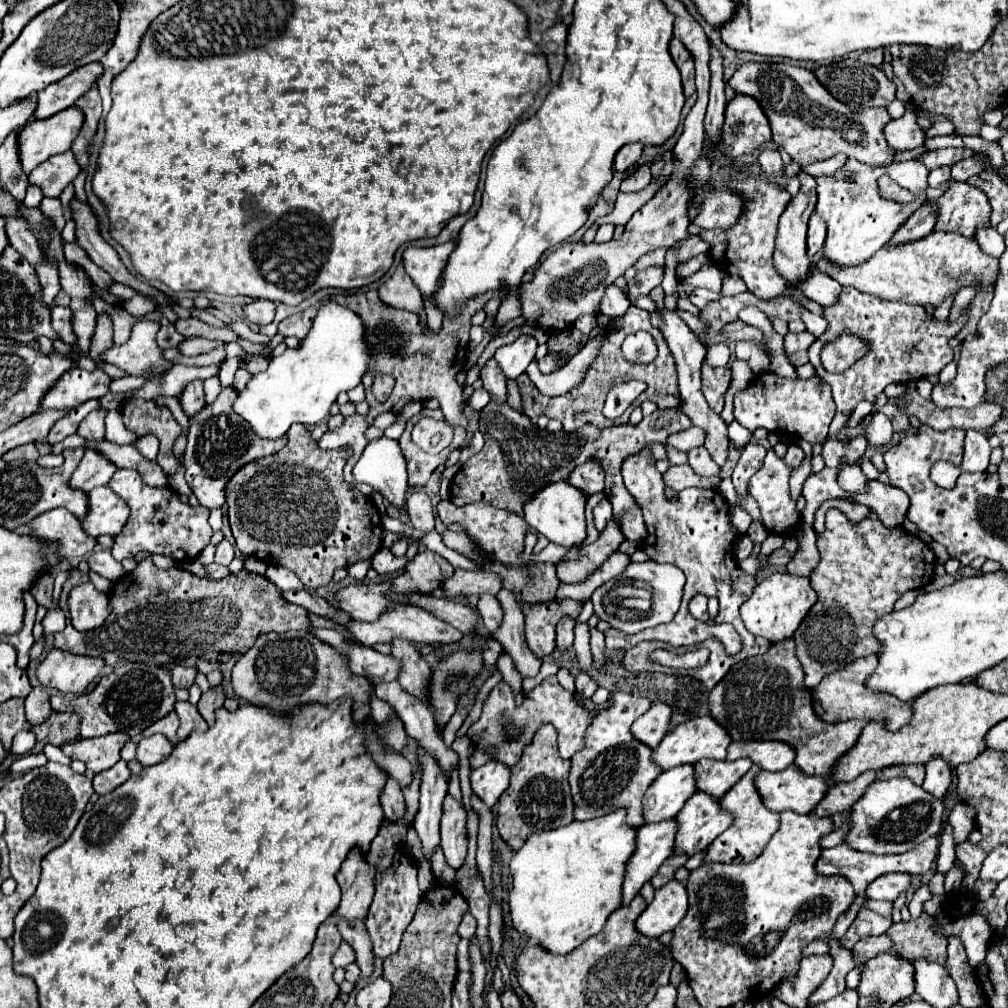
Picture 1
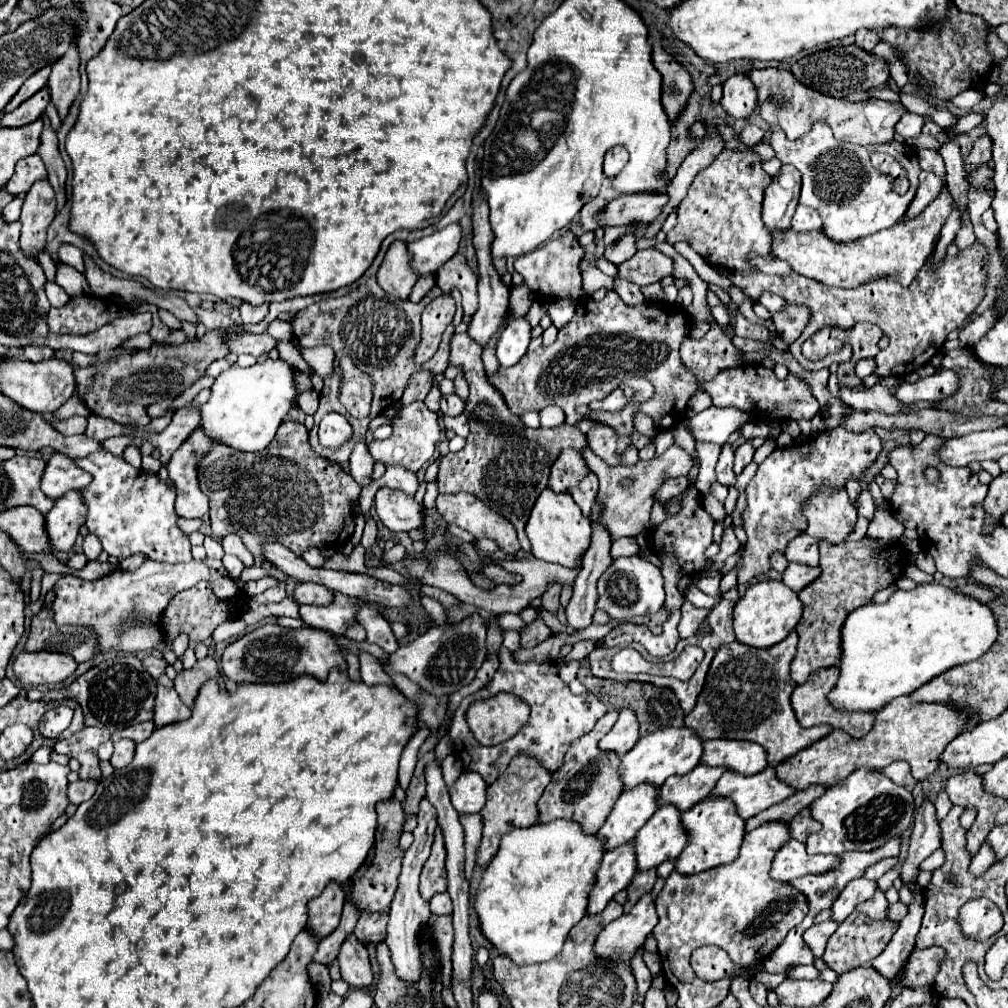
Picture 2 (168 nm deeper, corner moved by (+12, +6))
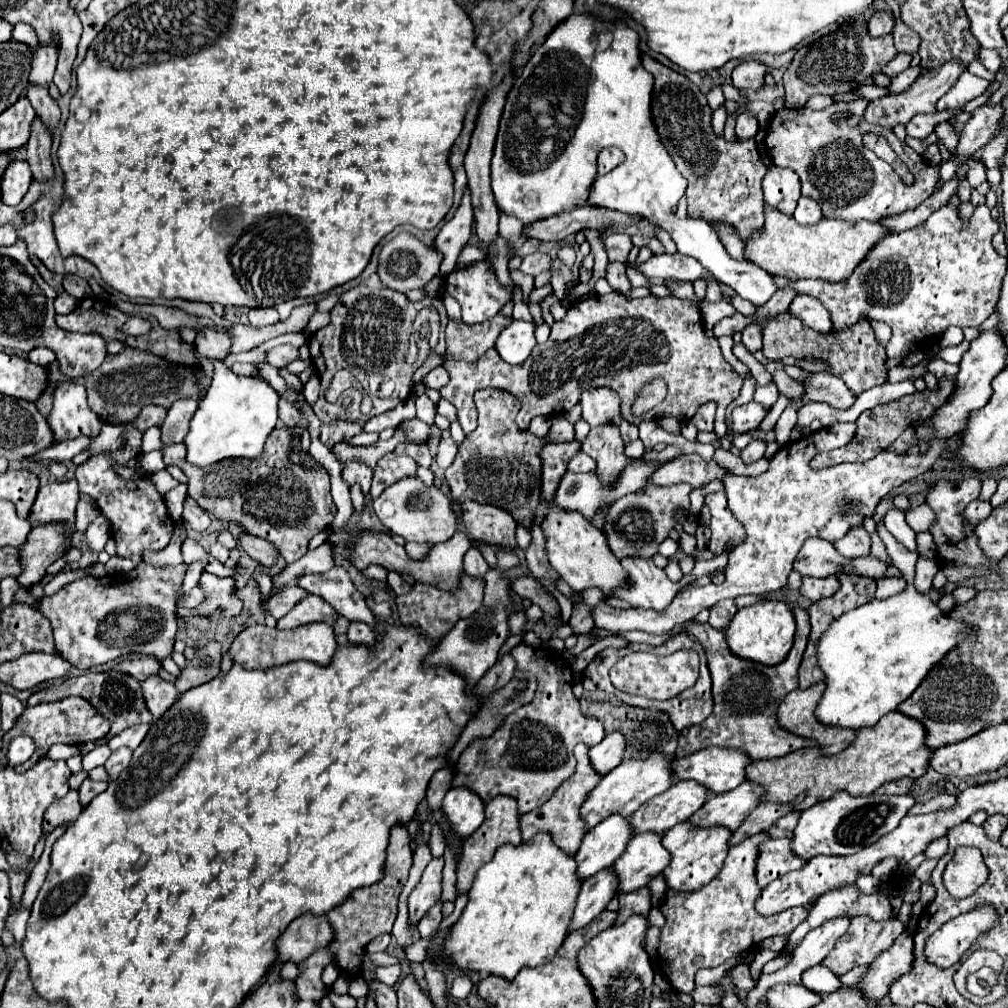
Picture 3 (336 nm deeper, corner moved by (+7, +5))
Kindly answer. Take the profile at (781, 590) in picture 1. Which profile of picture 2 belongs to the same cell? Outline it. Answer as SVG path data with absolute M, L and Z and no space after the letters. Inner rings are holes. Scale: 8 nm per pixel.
M763 580L751 584L745 596L735 604L733 632L737 636L737 642L741 644L747 644L751 648L771 648L773 644L785 640L785 636L797 626L797 622L801 620L801 612L803 604L799 602L797 594L793 594L791 588L787 588L779 580Z

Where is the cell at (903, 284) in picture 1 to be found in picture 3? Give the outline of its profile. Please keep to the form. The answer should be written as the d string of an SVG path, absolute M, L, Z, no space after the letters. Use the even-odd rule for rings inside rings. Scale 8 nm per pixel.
M766 205L766 225L762 233L746 241L746 257L772 275L790 279L822 279L830 283L846 281L852 271L866 259L866 255L892 231L884 225L860 221L858 225L846 225L846 221L822 219L818 225L802 227L792 217L778 213Z

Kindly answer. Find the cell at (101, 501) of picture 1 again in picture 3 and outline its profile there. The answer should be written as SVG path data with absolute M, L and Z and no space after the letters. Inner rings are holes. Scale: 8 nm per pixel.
M46 523L32 527L26 545L22 545L22 575L20 585L36 585L42 581L44 571L66 551L68 527L62 523Z

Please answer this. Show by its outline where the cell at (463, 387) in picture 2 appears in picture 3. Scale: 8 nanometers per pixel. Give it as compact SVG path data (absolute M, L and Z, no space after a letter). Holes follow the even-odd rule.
M614 291L610 295L588 295L574 301L566 317L554 323L548 341L536 345L522 365L508 365L496 349L488 349L474 365L466 361L448 361L444 367L450 373L450 381L440 389L440 395L458 407L458 423L466 435L470 435L478 425L472 395L486 387L498 387L520 399L522 409L516 417L520 429L528 429L530 419L536 415L550 417L570 411L576 403L580 403L582 393L592 387L608 387L618 393L622 417L632 425L658 417L688 421L700 405L716 401L718 435L724 433L724 415L728 405L742 389L742 377L722 357L718 339L704 335L700 311L690 301L676 297L662 299L654 295L628 299ZM652 377L666 379L668 395L650 411L650 415L634 417L630 413L632 387L642 385Z

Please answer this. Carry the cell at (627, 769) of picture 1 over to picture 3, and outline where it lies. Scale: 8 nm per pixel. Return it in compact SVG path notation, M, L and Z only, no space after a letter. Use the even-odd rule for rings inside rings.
M578 743L578 745L574 747L574 757L576 757L576 761L578 761L574 775L568 777L568 779L554 791L554 795L550 797L550 801L546 801L542 807L538 807L538 809L522 815L522 821L520 821L520 825L522 825L522 839L524 839L524 841L528 841L528 839L530 839L534 833L538 833L538 831L548 831L548 833L554 837L554 841L556 841L566 853L572 853L572 855L580 849L580 843L582 843L582 839L584 839L586 833L588 833L588 829L586 829L588 825L586 825L584 817L580 815L580 807L586 803L588 793L592 793L592 789L602 781L602 775L600 775L598 771L594 771L594 767L592 767L592 763L590 763L590 759L588 759L588 747L586 747L584 743Z

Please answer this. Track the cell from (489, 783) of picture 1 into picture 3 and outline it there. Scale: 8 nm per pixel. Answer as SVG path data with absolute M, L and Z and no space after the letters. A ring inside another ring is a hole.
M452 787L442 801L442 809L448 815L454 833L462 839L474 833L486 817L484 801L468 787Z

